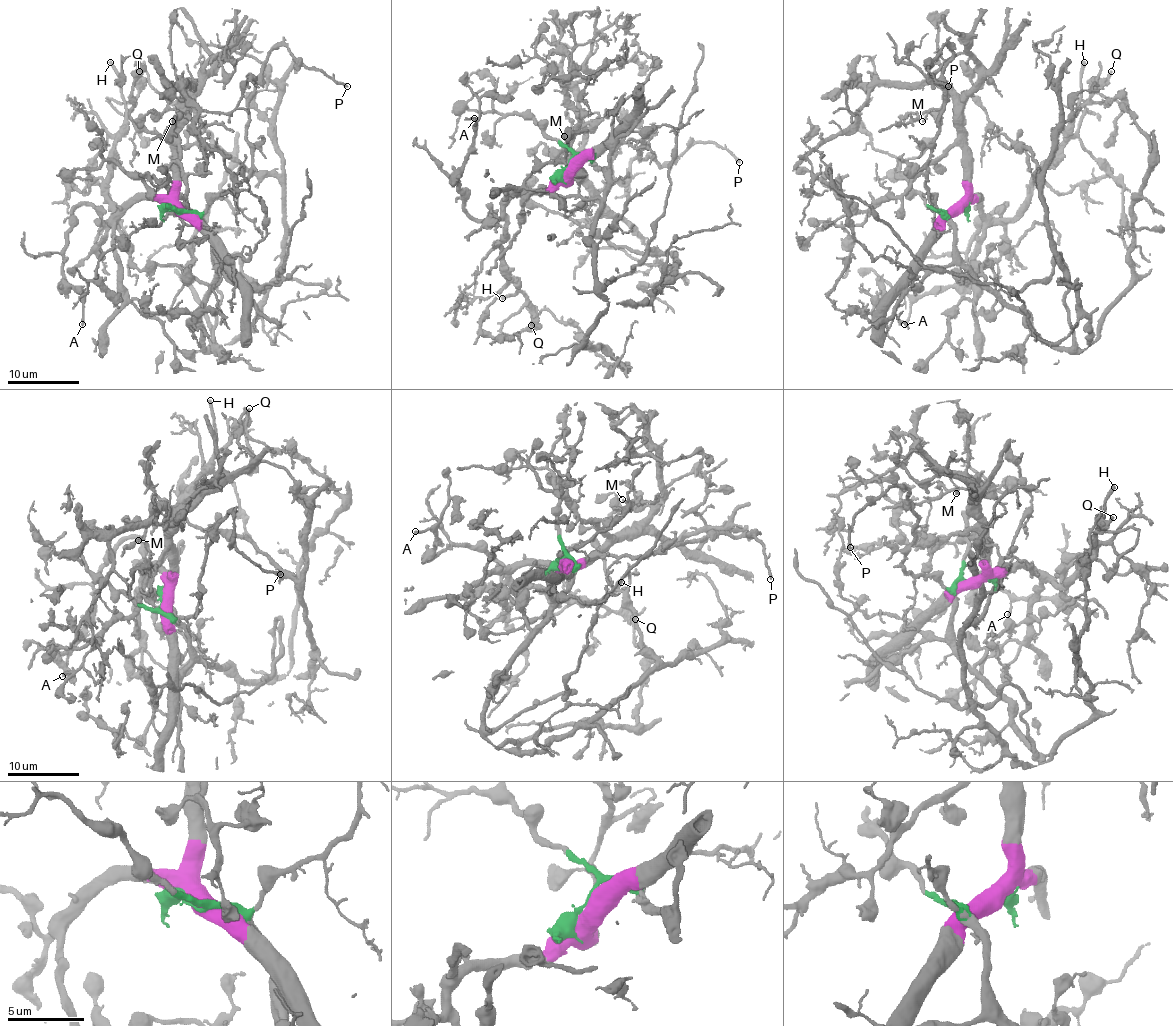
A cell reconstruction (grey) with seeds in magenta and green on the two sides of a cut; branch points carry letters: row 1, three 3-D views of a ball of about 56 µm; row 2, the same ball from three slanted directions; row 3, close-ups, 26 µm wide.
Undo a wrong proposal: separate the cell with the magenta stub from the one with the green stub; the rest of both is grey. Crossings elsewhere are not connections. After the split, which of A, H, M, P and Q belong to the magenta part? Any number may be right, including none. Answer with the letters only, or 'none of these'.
A, H, M, Q

